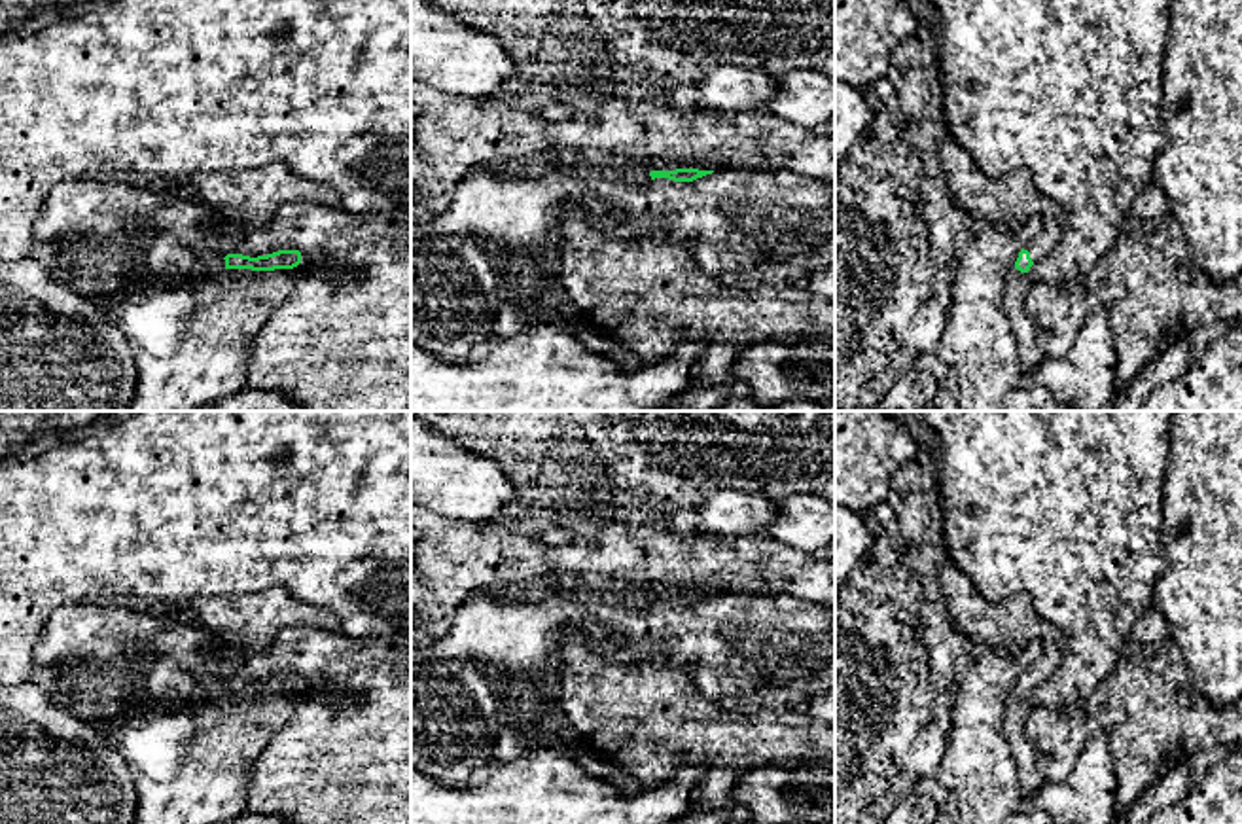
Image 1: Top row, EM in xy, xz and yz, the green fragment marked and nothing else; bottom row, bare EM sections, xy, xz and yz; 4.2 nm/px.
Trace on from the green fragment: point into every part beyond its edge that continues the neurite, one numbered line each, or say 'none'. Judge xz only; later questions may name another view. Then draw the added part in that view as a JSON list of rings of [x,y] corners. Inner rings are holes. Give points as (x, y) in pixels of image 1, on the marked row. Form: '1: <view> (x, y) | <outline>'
1: xz (585, 163) | [[[559,148],[534,153],[519,165],[519,178],[581,178],[581,180],[604,180],[621,182],[627,178],[630,169],[651,170],[676,170],[676,169],[699,169],[716,170],[721,169],[718,163],[670,163],[663,159],[629,159],[593,148]]]

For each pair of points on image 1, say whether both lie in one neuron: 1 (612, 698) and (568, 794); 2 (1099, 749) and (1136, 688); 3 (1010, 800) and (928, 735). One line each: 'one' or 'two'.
1: two
2: two
3: two

